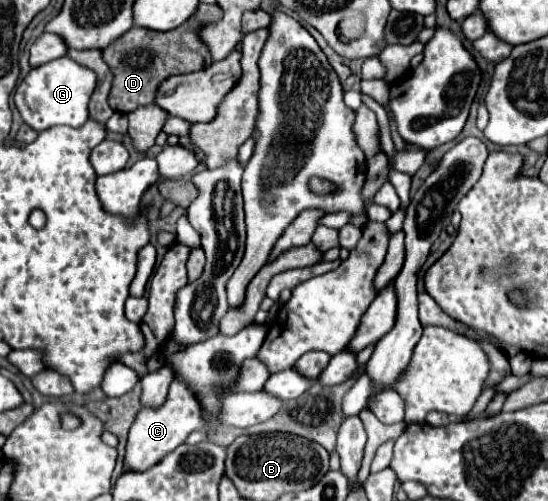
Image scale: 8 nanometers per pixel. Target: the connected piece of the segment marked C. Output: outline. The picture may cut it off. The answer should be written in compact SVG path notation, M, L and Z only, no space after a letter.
M179 376L171 382L169 394L163 406L159 408L143 408L135 416L135 424L129 430L127 440L127 454L125 454L125 470L147 470L153 464L157 464L165 454L175 450L179 444L185 442L185 438L193 430L205 430L207 420L203 420L203 408L199 408L199 400L191 396L191 388L179 380Z

